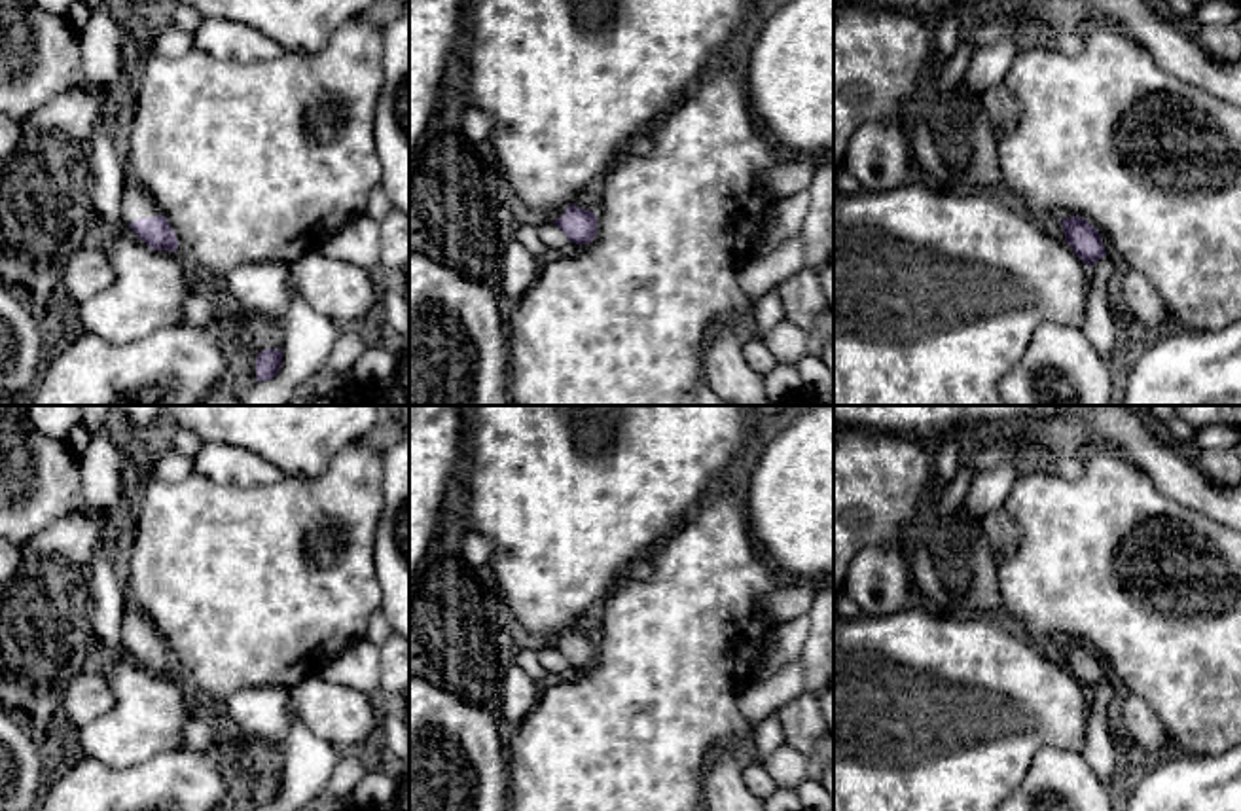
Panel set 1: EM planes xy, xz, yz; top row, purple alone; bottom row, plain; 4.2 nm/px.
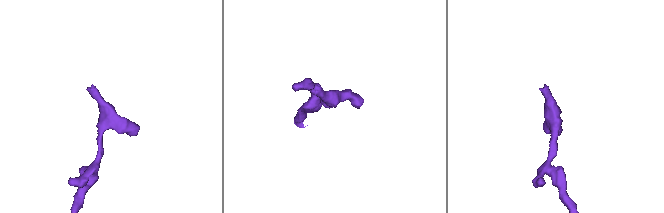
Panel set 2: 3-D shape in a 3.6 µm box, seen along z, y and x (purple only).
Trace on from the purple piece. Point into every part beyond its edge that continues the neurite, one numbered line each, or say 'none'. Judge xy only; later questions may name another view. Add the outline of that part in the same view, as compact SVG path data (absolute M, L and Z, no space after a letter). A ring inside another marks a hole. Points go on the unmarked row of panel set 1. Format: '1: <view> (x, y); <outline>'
1: xy (137, 628); M127 604L121 616L121 637L127 650L135 644L153 642L161 639L153 629L152 620L131 604Z

